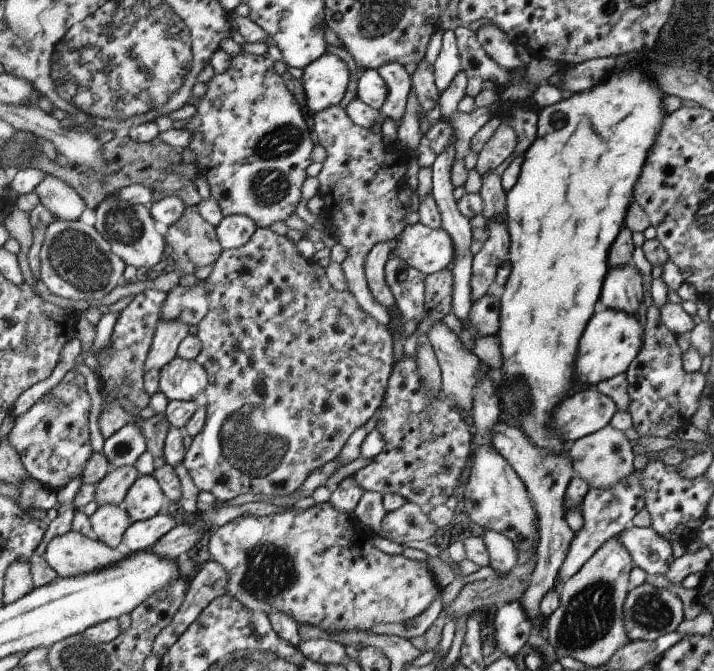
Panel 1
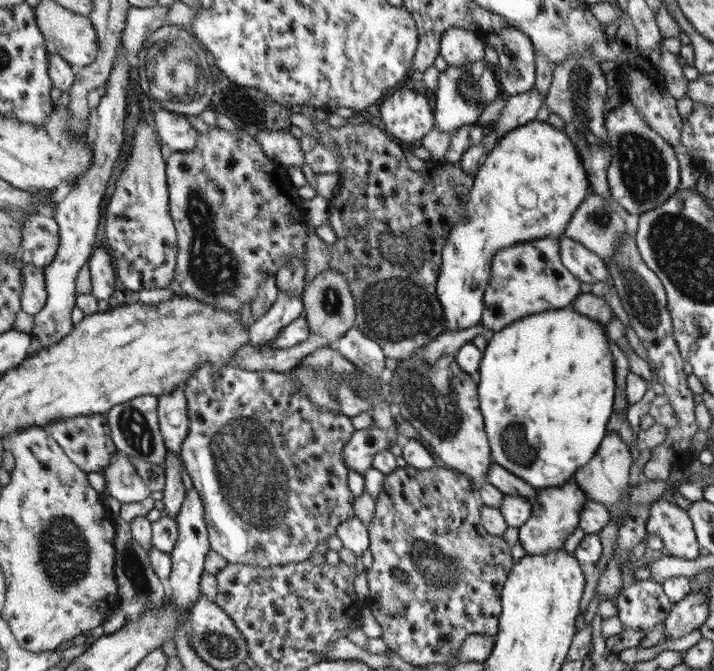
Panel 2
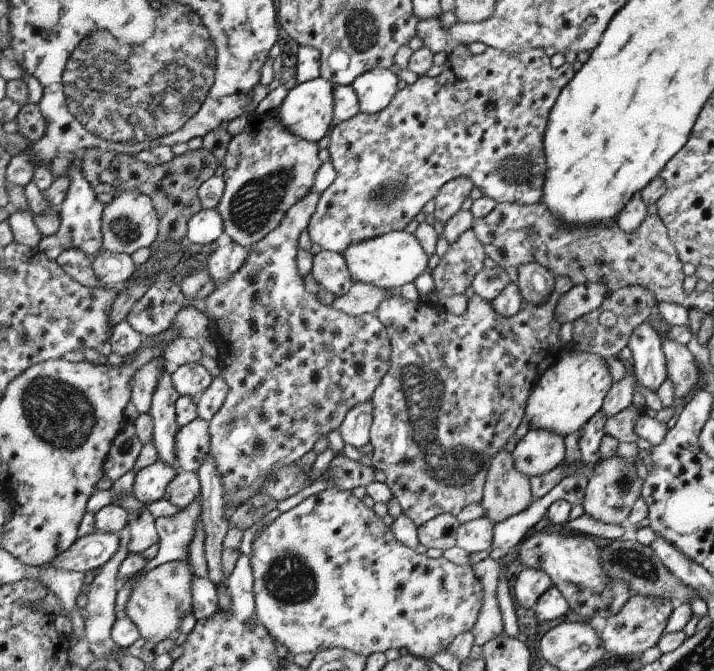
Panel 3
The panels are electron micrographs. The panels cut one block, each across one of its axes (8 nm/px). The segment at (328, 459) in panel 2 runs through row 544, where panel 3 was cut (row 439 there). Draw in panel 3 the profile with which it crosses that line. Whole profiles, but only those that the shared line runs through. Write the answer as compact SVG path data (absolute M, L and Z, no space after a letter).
M308 192L302 200L298 200L286 212L286 216L280 222L280 226L274 228L263 240L248 247L248 258L244 260L244 264L228 280L215 284L214 292L205 299L206 316L209 318L212 327L209 332L210 340L218 347L219 358L217 363L221 369L220 376L224 378L224 384L228 386L228 393L222 407L214 418L208 422L210 436L209 455L214 458L214 464L216 464L214 468L218 470L218 474L222 478L224 514L226 514L224 518L226 518L226 522L229 522L230 517L244 502L263 492L262 486L264 486L266 478L274 470L280 470L282 466L288 466L292 462L299 461L314 447L321 435L328 436L332 430L339 430L344 418L352 408L362 404L362 402L371 400L372 394L386 375L386 372L388 372L388 368L390 368L390 356L392 354L390 340L385 327L380 323L376 314L351 316L346 312L338 312L338 310L334 310L334 306L326 306L318 300L316 294L305 290L304 280L300 276L301 270L297 264L298 239L300 234L308 227L310 218L316 211L319 196L316 192Z

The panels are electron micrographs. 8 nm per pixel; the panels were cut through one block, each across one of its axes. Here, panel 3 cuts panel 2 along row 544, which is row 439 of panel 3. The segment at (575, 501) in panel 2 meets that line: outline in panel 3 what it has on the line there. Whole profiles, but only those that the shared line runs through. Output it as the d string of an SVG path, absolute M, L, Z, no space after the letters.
M530 427L514 449L512 459L516 468L530 479L560 465L566 456L565 452L564 437L560 434Z

